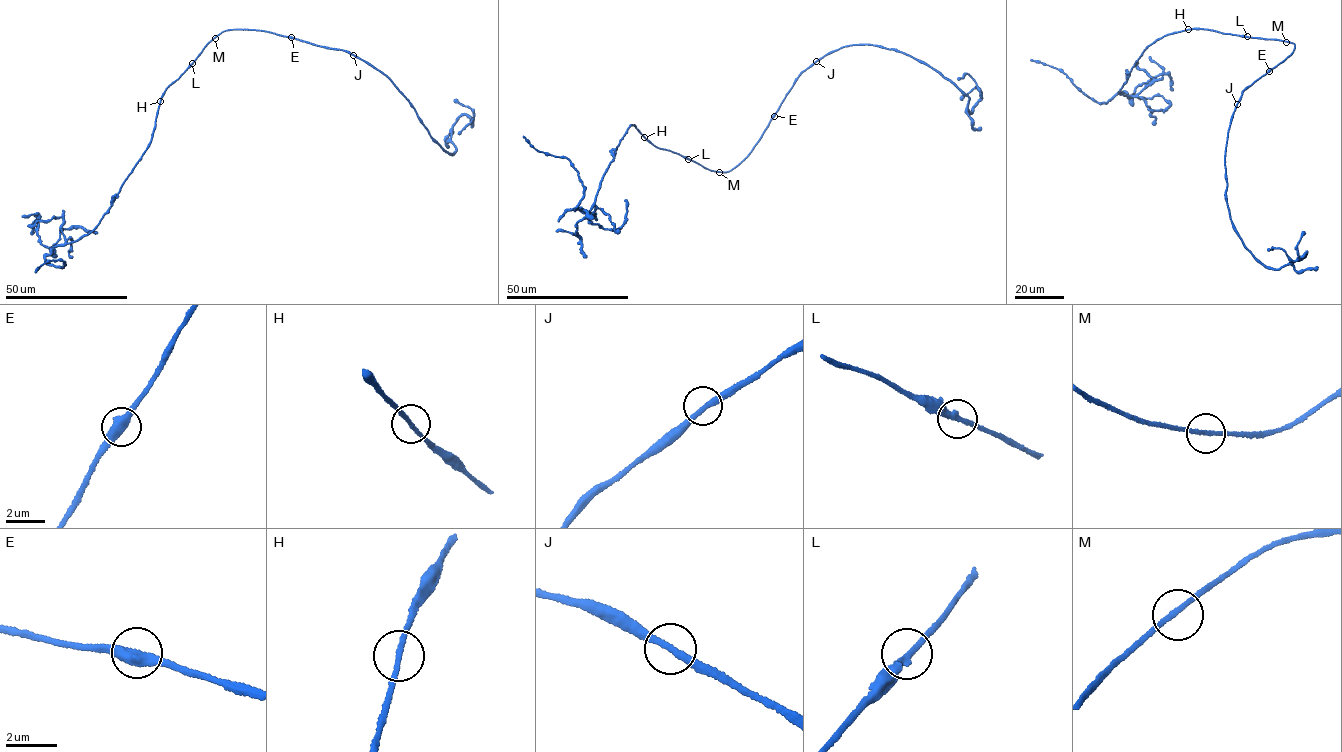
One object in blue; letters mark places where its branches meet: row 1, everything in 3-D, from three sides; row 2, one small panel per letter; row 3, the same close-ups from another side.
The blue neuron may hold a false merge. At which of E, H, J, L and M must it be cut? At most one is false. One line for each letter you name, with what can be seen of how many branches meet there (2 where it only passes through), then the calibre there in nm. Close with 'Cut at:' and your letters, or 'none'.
Cut at: none

